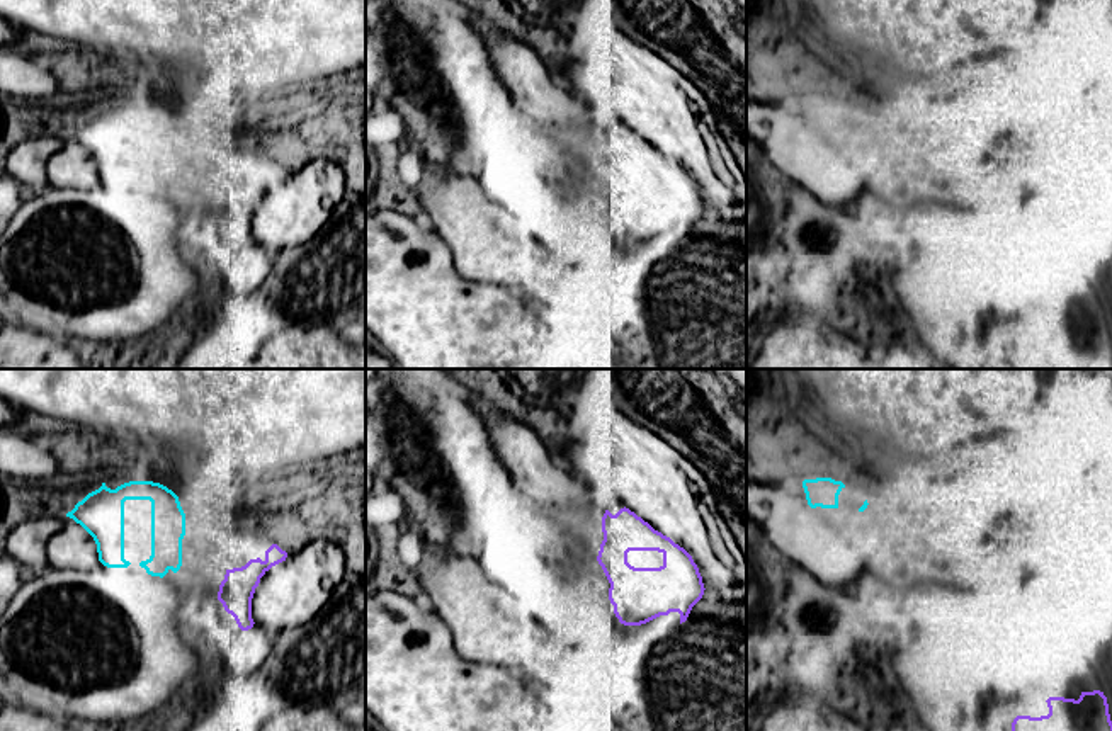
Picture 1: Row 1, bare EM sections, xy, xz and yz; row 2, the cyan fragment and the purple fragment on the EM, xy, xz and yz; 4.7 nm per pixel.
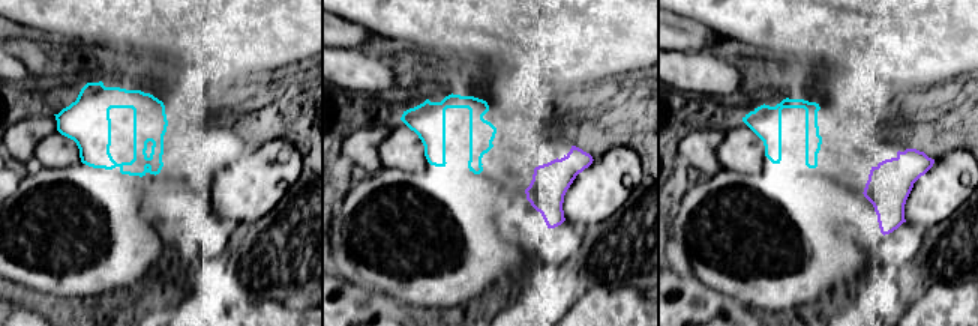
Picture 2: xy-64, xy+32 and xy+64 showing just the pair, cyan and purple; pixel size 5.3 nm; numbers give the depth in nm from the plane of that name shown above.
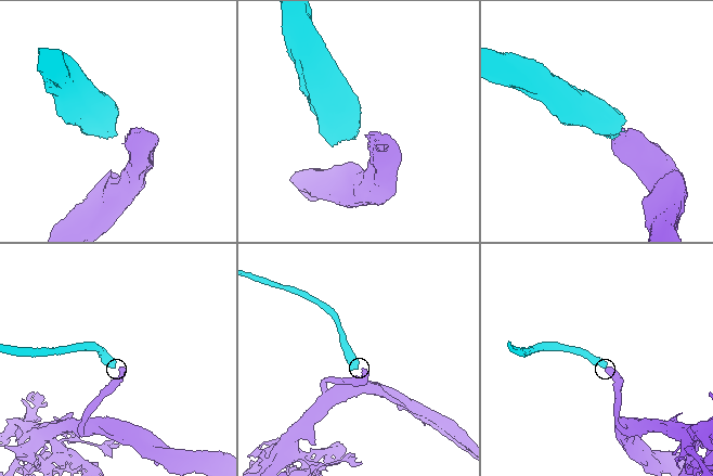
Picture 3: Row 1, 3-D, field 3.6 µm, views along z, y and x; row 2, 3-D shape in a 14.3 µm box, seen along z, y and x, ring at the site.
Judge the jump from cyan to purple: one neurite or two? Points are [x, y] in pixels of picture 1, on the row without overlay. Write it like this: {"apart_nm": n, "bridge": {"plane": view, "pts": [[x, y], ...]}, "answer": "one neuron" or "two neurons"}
{"apart_nm": 200, "bridge": {"plane": "xy", "pts": [[181, 184], [220, 204]]}, "answer": "one neuron"}

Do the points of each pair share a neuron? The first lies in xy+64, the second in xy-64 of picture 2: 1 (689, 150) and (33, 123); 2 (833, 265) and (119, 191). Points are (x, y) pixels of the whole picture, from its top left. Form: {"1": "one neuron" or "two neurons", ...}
{"1": "one neuron", "2": "one neuron"}

